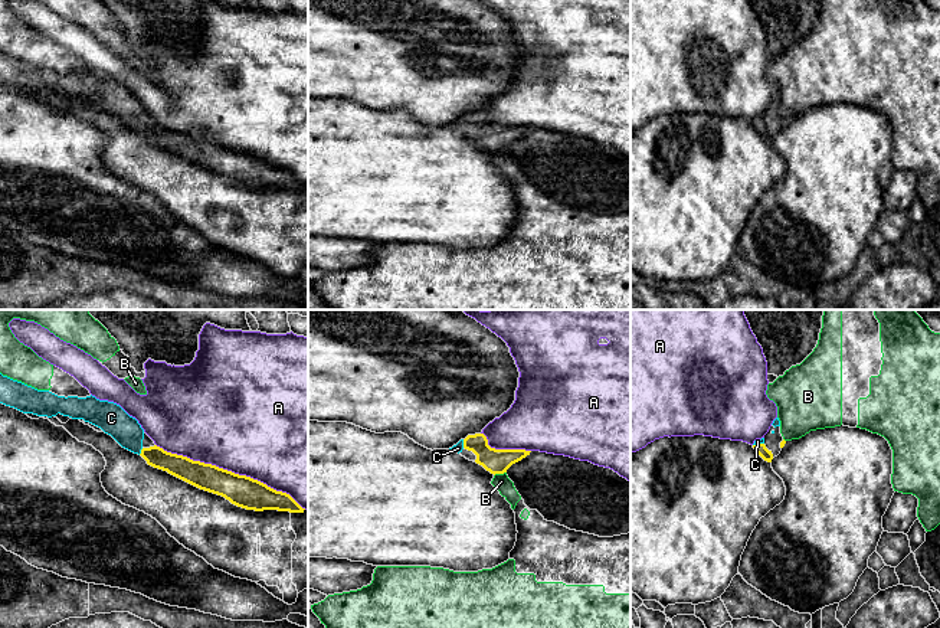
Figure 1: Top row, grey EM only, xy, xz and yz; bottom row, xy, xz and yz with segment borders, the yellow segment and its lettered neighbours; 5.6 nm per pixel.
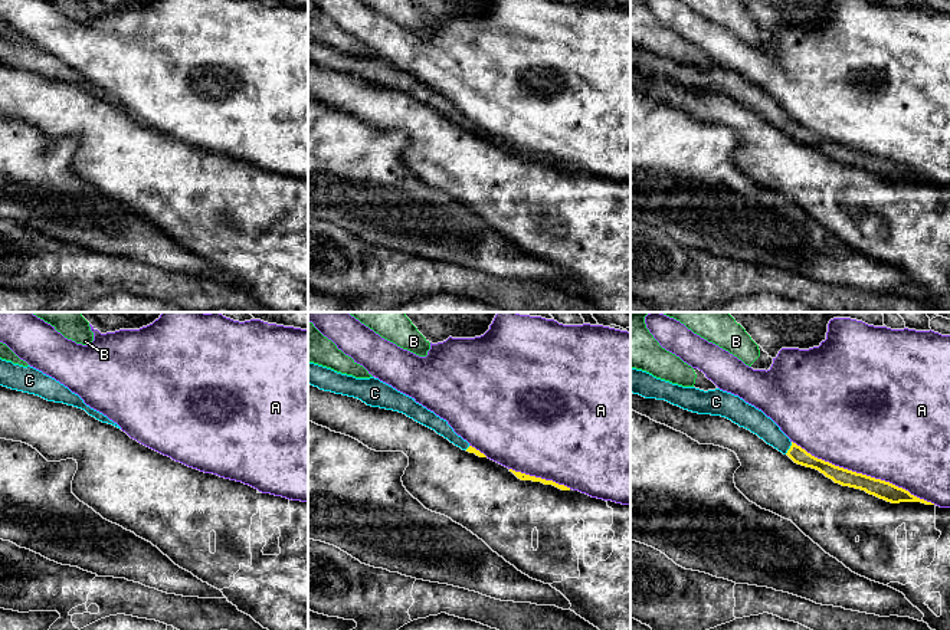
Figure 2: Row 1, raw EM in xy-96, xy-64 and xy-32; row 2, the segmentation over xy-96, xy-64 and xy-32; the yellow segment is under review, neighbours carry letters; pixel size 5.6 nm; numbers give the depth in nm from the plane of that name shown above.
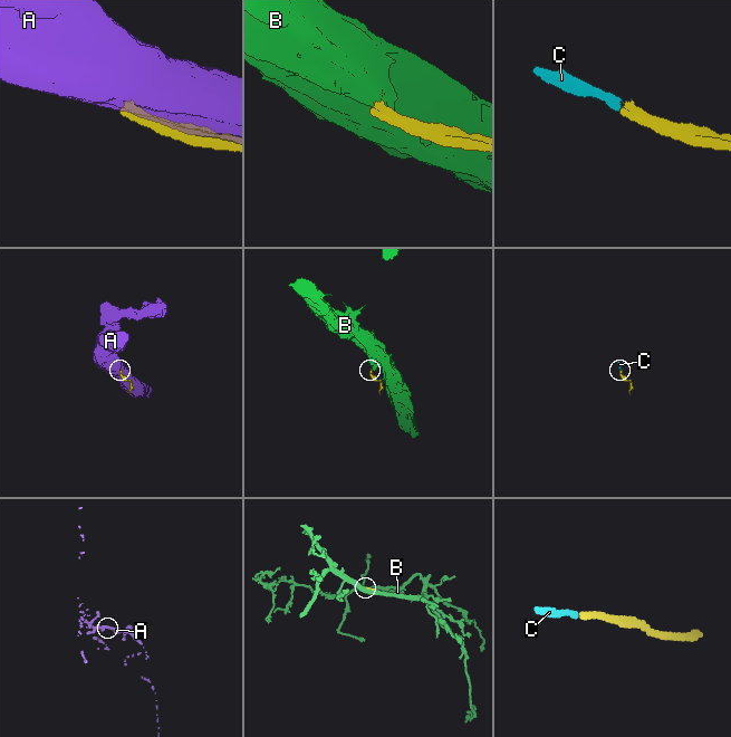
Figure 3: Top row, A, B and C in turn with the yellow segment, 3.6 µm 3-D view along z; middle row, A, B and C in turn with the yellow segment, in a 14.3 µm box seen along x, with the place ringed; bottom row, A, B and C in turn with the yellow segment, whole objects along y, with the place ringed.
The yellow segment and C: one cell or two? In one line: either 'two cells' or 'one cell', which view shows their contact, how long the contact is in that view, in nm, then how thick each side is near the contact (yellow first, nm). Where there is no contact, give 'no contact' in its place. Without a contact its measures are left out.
one cell | xy | 50 nm | 130/170 nm

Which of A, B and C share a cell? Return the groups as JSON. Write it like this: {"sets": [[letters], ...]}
{"sets": [["A"], ["B"], ["C"]]}

